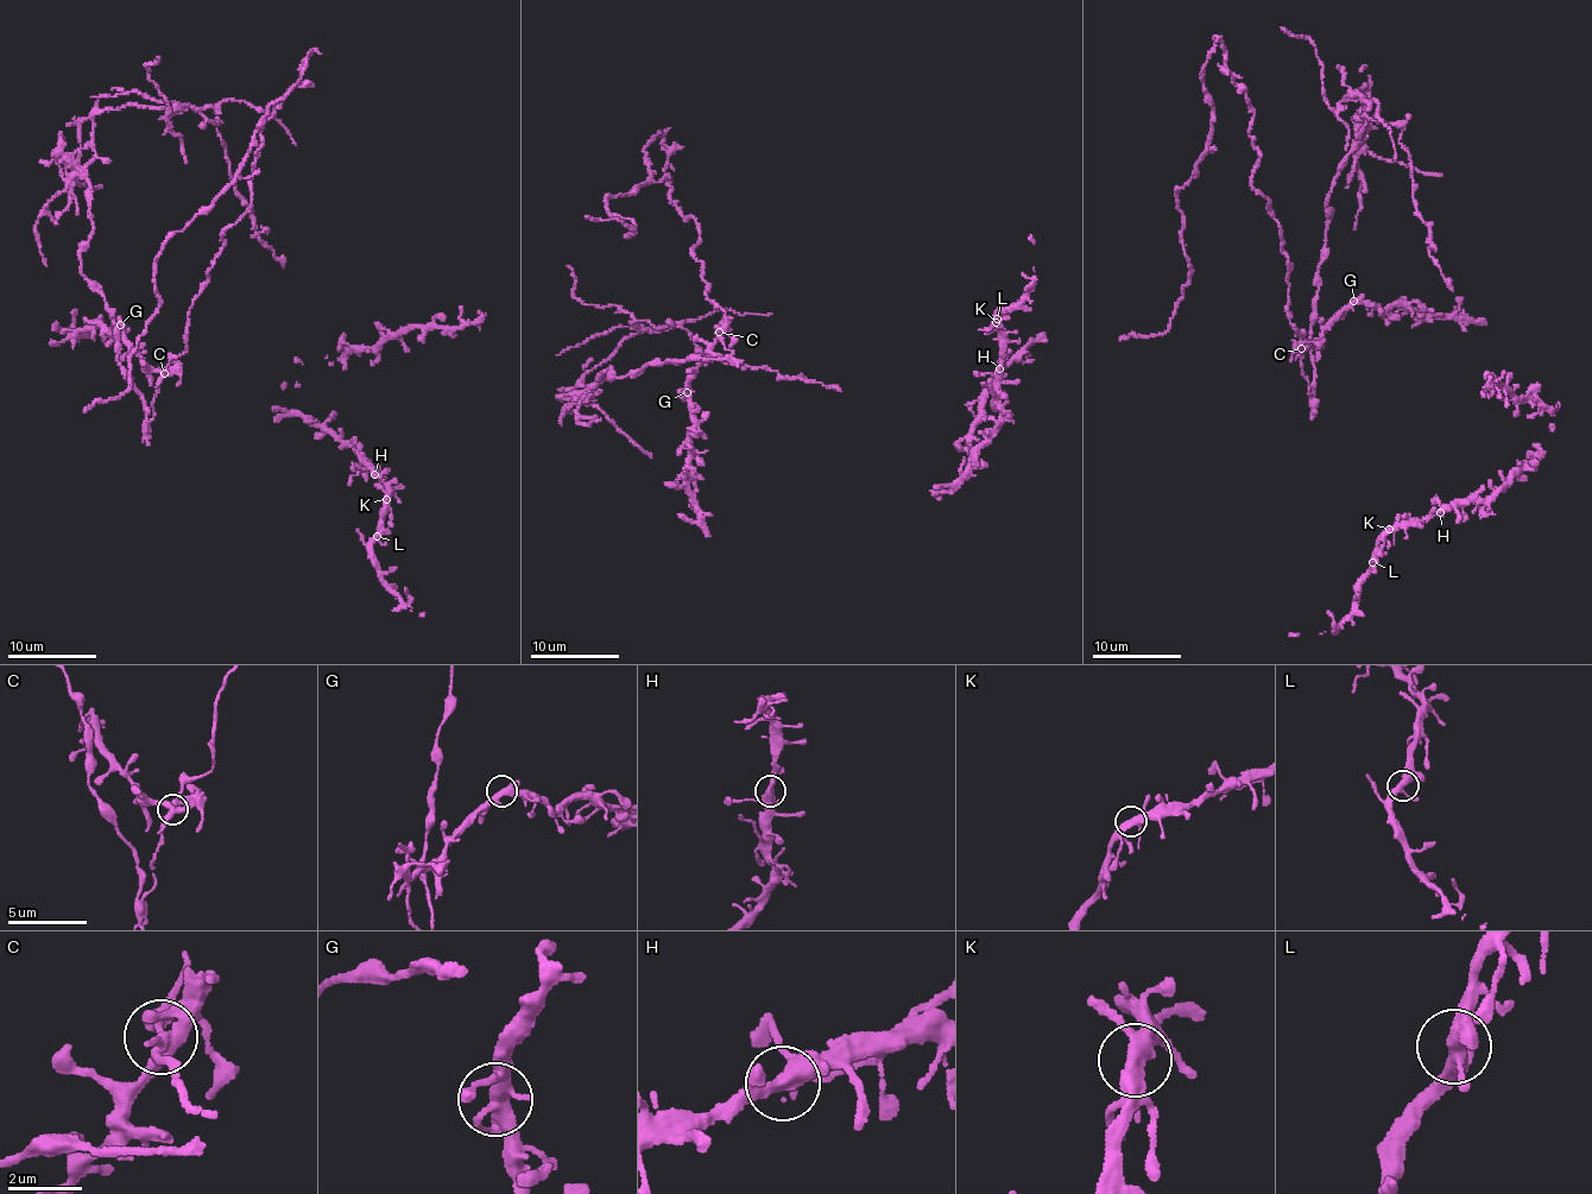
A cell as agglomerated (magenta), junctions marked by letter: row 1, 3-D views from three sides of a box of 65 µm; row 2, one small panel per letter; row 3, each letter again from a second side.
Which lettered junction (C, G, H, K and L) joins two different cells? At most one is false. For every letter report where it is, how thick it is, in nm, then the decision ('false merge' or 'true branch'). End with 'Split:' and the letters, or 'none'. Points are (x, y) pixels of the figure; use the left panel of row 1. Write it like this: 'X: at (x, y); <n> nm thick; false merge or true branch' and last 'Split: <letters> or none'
C: at (164, 373); 360 nm thick; false merge
G: at (120, 324); 340 nm thick; true branch
H: at (374, 474); 320 nm thick; true branch
K: at (386, 499); 360 nm thick; true branch
L: at (377, 536); 360 nm thick; true branch
Split: C

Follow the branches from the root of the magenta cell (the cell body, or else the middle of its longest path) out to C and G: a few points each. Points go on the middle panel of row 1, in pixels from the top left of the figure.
C: (635, 373), (650, 364), (728, 358), (733, 352), (725, 347), (716, 336), (719, 333)
G: (635, 373), (650, 364), (728, 358), (733, 352), (725, 347), (718, 335), (712, 354), (697, 367), (687, 392)

